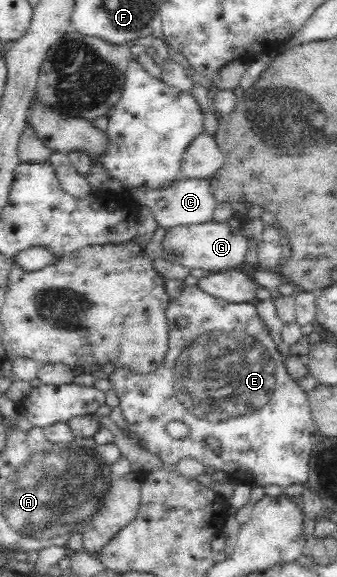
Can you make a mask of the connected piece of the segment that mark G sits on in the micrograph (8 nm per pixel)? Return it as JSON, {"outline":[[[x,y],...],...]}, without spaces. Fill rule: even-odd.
{"outline":[[[230,221],[174,225],[166,227],[165,235],[161,240],[161,259],[175,263],[187,269],[204,269],[210,272],[233,270],[240,263],[247,251],[247,240],[239,229]]]}

